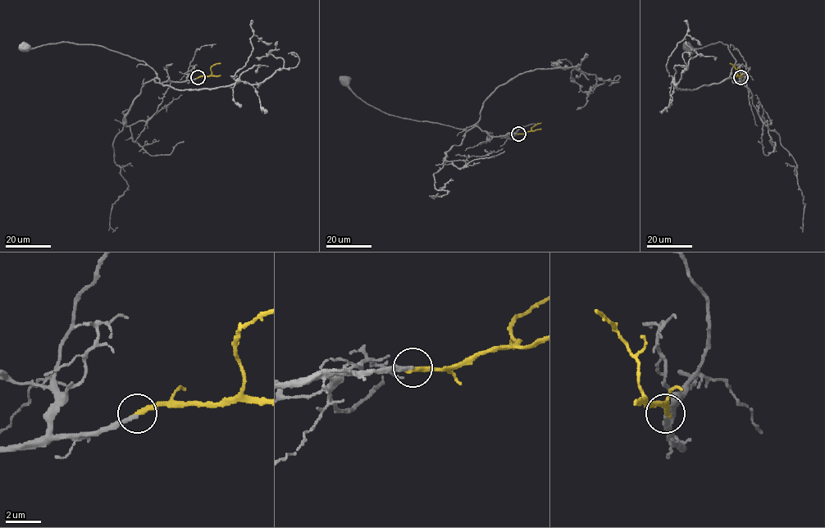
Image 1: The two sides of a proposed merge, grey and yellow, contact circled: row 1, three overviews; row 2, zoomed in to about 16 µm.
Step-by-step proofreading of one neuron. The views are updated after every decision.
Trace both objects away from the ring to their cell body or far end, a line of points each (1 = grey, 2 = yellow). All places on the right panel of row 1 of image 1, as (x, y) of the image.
1: (740, 78), (743, 81), (736, 83), (730, 77), (736, 61), (727, 44), (718, 42), (699, 48), (686, 48)
2: (740, 78), (730, 63)

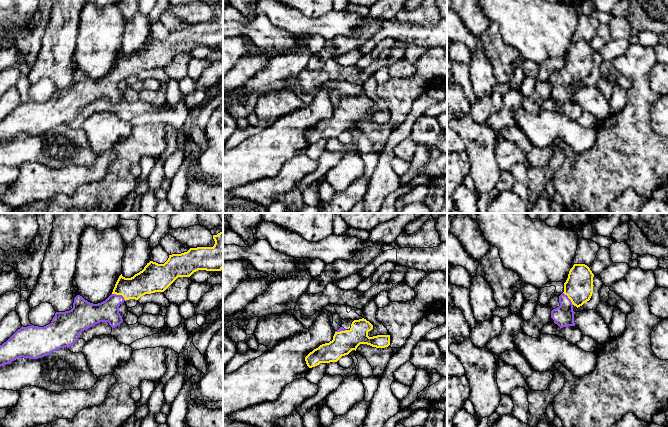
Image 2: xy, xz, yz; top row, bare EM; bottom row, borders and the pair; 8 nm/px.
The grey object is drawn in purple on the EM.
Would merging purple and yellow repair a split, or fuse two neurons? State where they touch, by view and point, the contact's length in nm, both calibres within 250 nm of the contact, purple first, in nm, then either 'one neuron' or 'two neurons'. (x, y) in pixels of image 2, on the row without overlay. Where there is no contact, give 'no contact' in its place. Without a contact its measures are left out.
contact xy (119, 71); length 120 nm; calibres 180 and 190 nm; one neuron

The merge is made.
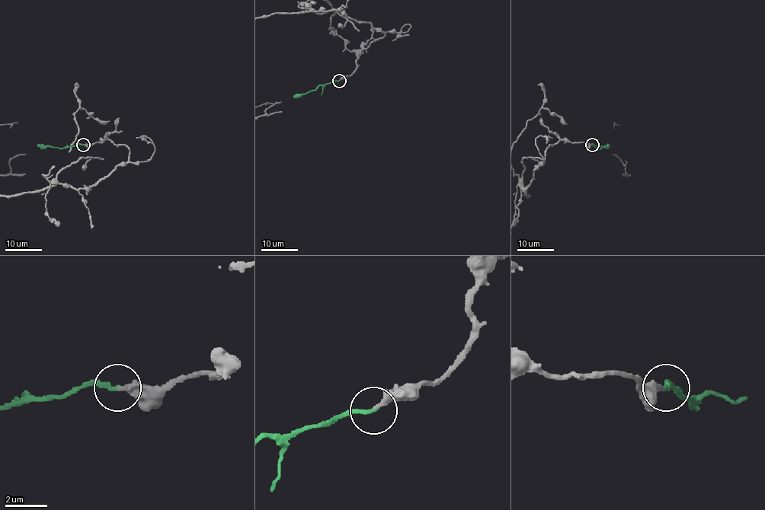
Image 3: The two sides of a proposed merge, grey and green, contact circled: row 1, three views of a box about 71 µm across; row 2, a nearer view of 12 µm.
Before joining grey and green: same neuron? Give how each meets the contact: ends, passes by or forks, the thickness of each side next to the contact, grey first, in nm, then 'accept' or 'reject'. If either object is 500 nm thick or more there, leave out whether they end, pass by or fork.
grey ends there; green ends there; 300 nm thick on the grey side, 240 nm on the other; accept

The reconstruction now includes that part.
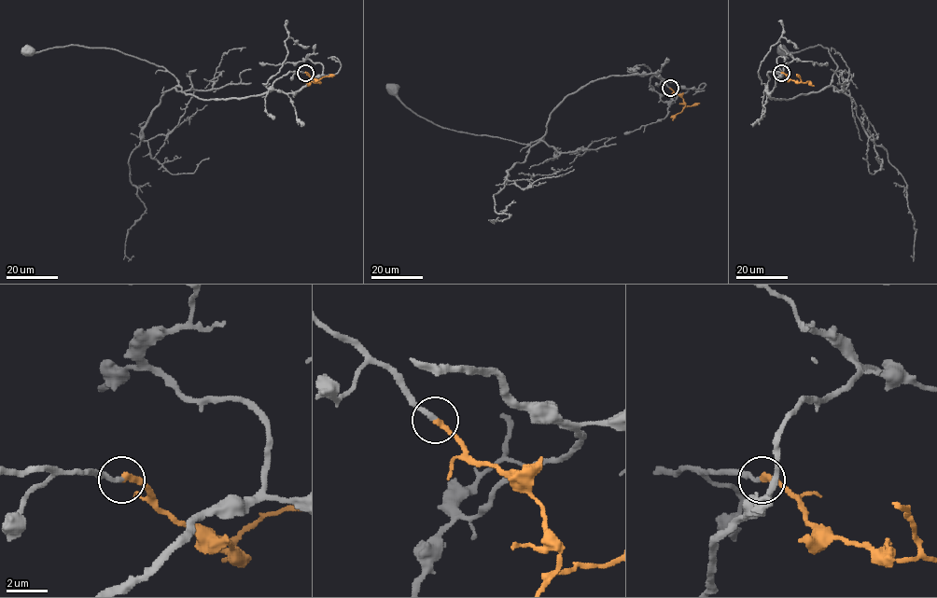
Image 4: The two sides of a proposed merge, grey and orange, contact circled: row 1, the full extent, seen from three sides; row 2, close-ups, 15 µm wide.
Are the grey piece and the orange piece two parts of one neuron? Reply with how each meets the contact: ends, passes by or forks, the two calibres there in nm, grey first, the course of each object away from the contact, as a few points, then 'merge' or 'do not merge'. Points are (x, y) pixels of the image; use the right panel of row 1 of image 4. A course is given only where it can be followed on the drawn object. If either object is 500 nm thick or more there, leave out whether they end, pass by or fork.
grey ends | orange ends | 240/280 nm | grey via (781, 73), (767, 74), (770, 98), (793, 99), (819, 91), (831, 84), (837, 69), (821, 45), (781, 52) | orange via (781, 73), (792, 80), (801, 81), (796, 75) | merge

